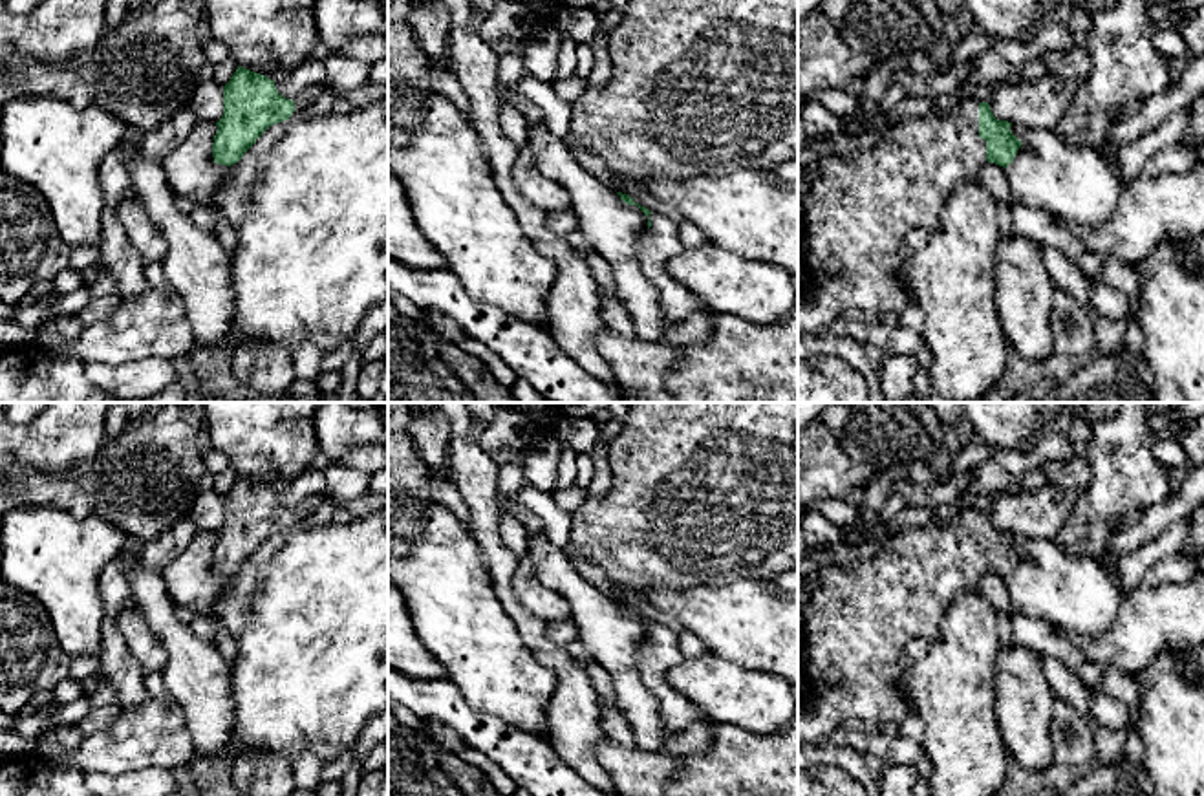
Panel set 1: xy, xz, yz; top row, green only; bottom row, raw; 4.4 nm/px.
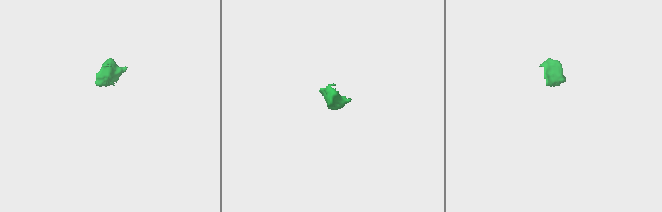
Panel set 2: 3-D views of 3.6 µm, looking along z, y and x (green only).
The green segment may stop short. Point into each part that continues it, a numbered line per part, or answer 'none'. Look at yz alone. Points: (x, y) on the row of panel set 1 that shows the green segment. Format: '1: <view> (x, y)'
1: yz (857, 209)

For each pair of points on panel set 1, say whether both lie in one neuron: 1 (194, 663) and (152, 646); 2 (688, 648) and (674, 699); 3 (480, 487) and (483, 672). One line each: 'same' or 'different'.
1: different
2: different
3: different

